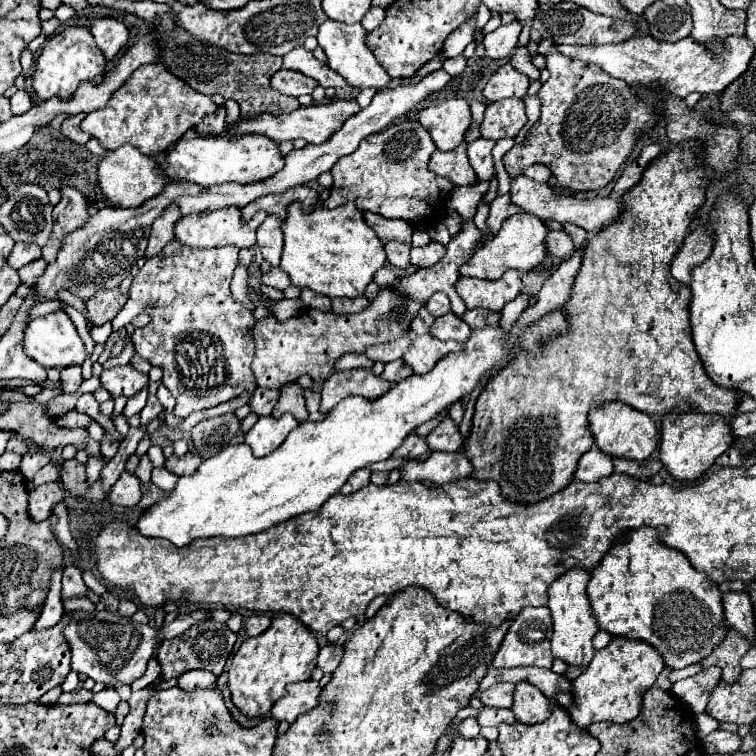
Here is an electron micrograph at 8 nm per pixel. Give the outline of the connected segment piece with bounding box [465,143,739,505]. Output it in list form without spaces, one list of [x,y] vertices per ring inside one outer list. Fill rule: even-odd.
[[[683,145],[683,147],[675,147],[669,153],[659,155],[643,173],[641,181],[623,195],[623,203],[625,203],[625,211],[619,217],[619,221],[615,225],[605,227],[601,233],[595,233],[585,249],[583,255],[583,263],[581,263],[581,271],[575,279],[575,287],[573,293],[569,297],[569,301],[565,303],[567,315],[569,315],[569,323],[571,323],[571,333],[561,335],[559,339],[551,341],[551,345],[545,347],[545,355],[541,357],[533,357],[529,353],[519,353],[515,357],[515,361],[503,369],[503,373],[499,371],[495,377],[491,377],[491,381],[485,385],[485,389],[481,391],[477,403],[475,403],[475,413],[473,413],[473,423],[471,423],[471,433],[465,441],[465,455],[473,465],[473,473],[471,477],[477,481],[497,481],[501,487],[501,495],[513,503],[523,503],[523,505],[533,505],[539,503],[547,497],[551,497],[553,493],[561,491],[567,487],[567,483],[573,481],[575,469],[577,469],[577,461],[579,455],[587,453],[593,445],[595,439],[591,439],[591,431],[589,431],[589,409],[593,403],[599,401],[621,401],[627,403],[643,413],[649,415],[667,415],[667,413],[689,413],[689,411],[703,411],[703,413],[717,413],[723,417],[733,417],[737,413],[737,405],[739,405],[739,393],[733,389],[723,389],[719,385],[715,385],[711,381],[711,377],[705,373],[701,357],[695,351],[695,343],[693,343],[693,335],[691,335],[691,321],[689,321],[689,303],[691,303],[691,291],[687,285],[675,281],[675,277],[671,277],[671,261],[675,257],[675,253],[679,251],[693,215],[697,213],[699,205],[703,203],[703,187],[707,185],[705,175],[701,169],[697,169],[695,161],[697,161],[697,147],[691,145]]]

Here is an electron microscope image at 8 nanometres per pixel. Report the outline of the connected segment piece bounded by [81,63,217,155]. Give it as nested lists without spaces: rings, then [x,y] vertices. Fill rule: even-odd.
[[[163,63],[141,65],[123,89],[117,89],[109,103],[103,109],[87,113],[81,121],[81,129],[91,137],[99,139],[99,143],[113,151],[125,143],[135,145],[143,155],[157,155],[169,149],[183,133],[203,121],[205,115],[215,113],[217,105],[211,97],[195,93],[195,89],[187,89],[183,81],[171,77]]]

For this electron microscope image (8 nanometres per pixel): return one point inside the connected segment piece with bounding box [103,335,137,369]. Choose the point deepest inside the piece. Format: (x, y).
(128, 353)

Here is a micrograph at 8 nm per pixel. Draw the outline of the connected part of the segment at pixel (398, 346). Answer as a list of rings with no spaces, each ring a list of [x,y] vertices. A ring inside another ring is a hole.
[[[401,337],[393,343],[379,343],[379,345],[371,345],[367,347],[365,355],[371,361],[381,361],[381,363],[389,363],[393,359],[399,359],[403,355],[403,351],[407,351],[407,347],[411,345],[409,337]]]

